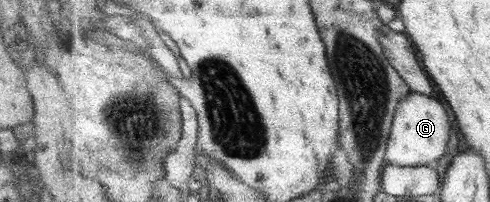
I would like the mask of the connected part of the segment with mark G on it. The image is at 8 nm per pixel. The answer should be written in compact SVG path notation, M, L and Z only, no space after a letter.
M411 92L395 114L394 124L388 138L386 165L417 168L434 166L445 151L451 136L451 122L447 108L431 96Z

